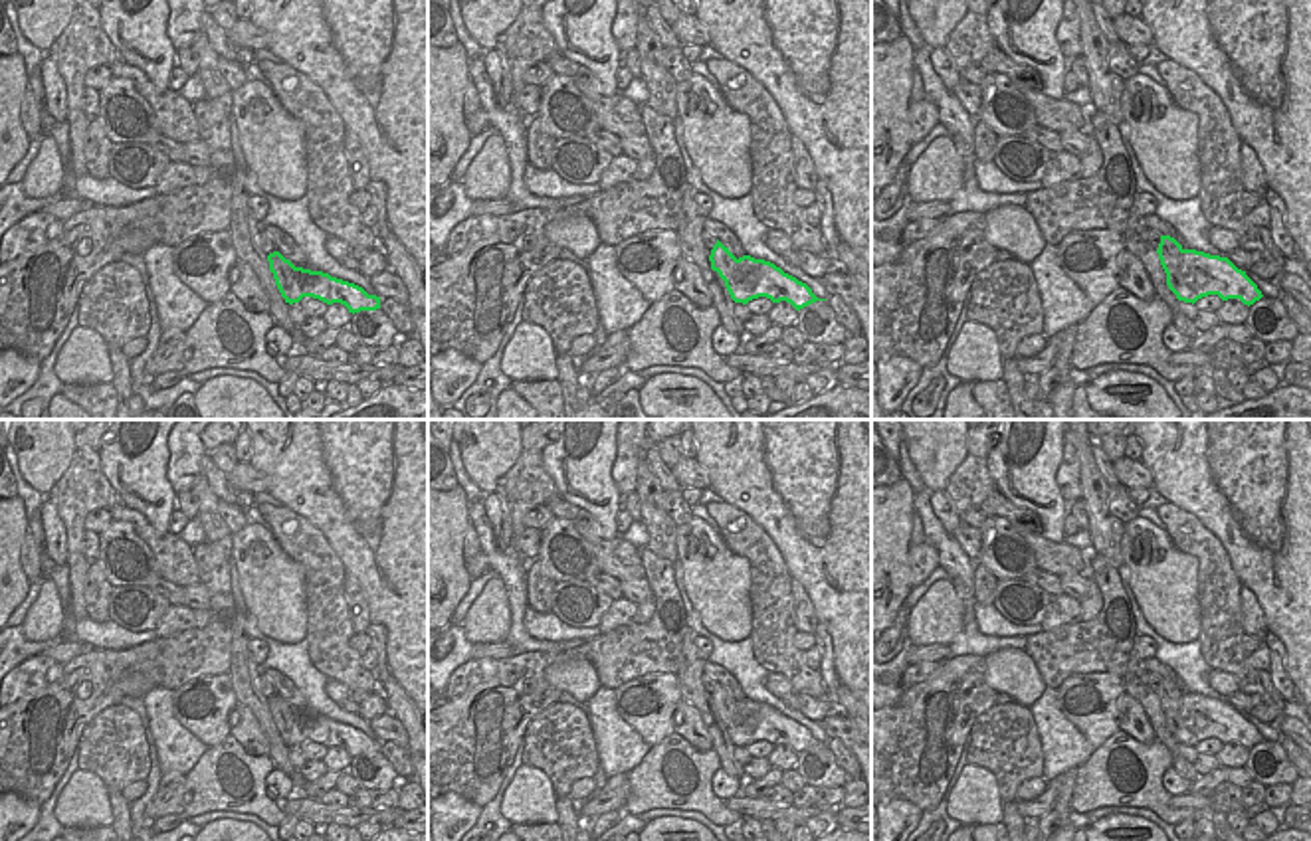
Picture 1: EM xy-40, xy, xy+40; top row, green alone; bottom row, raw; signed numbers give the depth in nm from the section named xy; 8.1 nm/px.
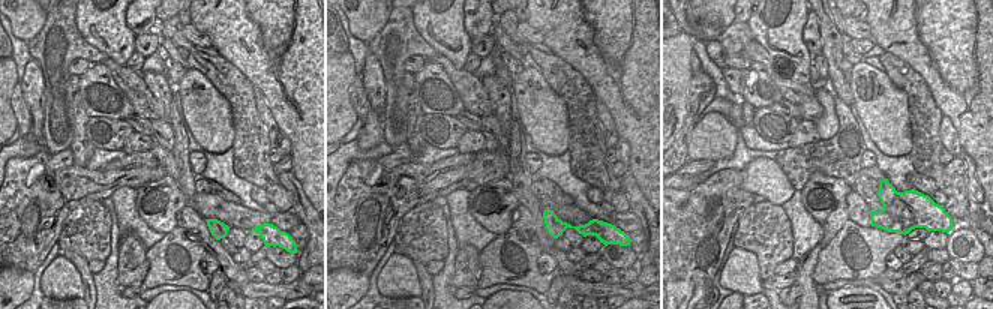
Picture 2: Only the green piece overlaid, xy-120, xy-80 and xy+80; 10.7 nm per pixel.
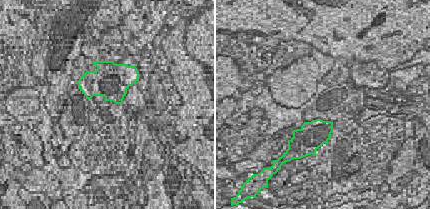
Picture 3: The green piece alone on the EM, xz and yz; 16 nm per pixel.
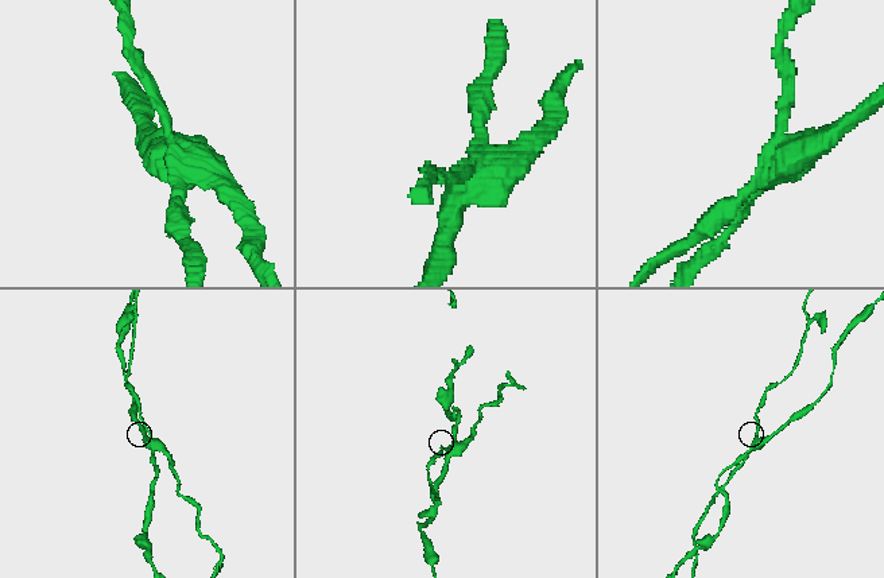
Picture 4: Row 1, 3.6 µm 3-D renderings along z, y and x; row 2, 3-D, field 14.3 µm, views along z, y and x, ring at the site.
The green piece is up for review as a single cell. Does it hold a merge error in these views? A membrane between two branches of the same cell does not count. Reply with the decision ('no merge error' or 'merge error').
merge error

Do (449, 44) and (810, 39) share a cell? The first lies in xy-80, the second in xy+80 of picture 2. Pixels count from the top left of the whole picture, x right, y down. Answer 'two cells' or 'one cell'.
two cells

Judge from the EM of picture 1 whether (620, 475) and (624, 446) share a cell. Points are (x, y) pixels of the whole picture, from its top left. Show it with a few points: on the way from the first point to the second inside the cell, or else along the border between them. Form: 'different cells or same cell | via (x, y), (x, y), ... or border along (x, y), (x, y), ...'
same cell | via (624, 467), (626, 454)

